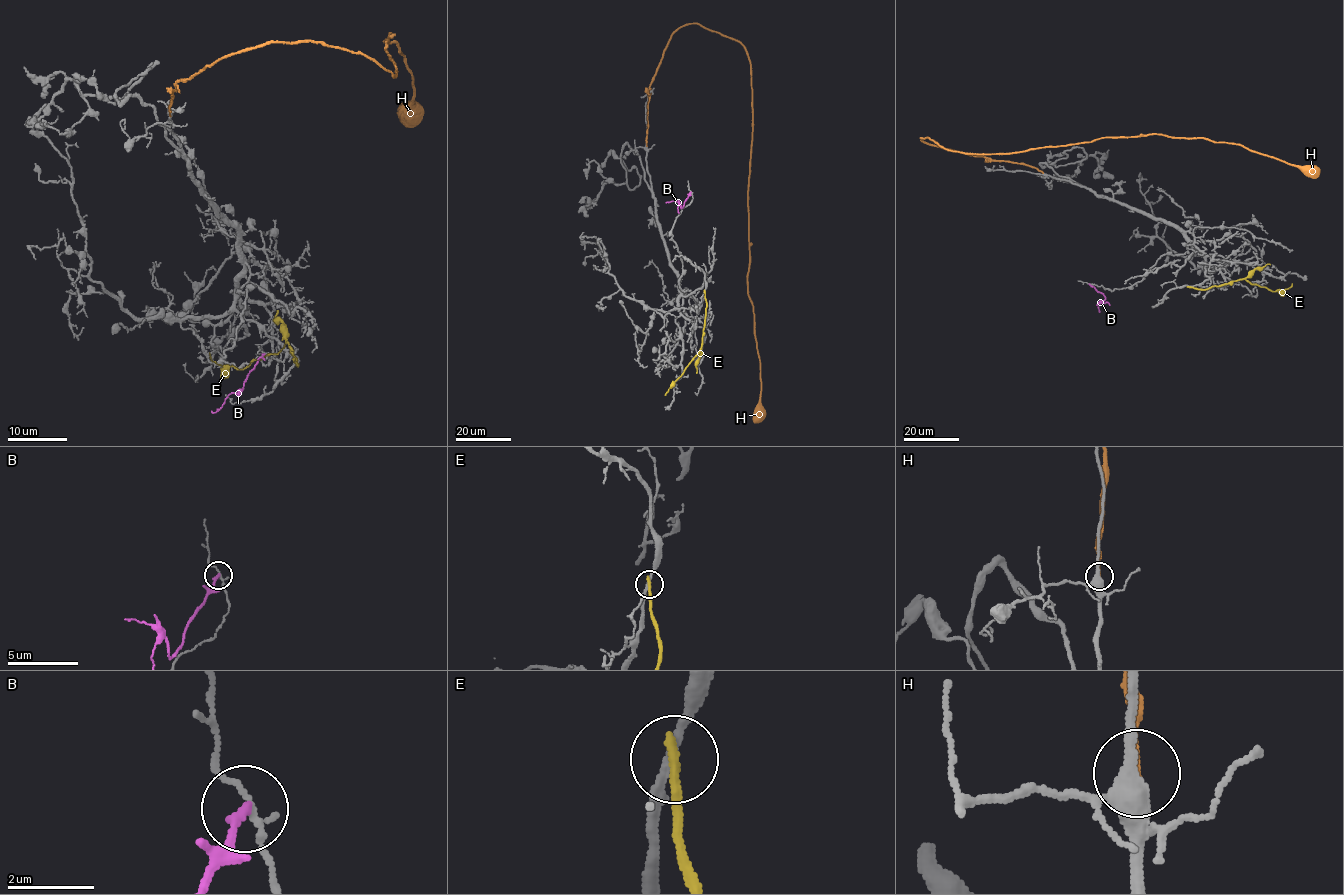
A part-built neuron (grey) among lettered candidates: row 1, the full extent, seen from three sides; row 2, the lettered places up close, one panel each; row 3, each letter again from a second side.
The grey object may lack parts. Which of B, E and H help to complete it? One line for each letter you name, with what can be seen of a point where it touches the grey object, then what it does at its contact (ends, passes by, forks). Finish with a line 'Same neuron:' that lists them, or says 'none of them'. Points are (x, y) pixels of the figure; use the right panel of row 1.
H: (1043, 172) | it ends
Same neuron: H

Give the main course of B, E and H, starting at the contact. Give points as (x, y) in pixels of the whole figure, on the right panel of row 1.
B: (1089, 284), (1105, 297), (1097, 304), (1099, 311)
E: (1188, 286), (1207, 289), (1244, 279), (1274, 291), (1287, 289), (1292, 284)
H: (1042, 173), (920, 138), (950, 150), (1009, 154), (1162, 134), (1241, 144), (1319, 175)

